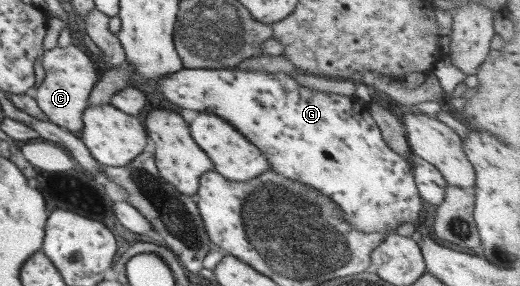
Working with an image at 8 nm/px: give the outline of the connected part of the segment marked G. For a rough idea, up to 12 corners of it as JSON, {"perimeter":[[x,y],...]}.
{"perimeter":[[183,68],[148,89],[229,122],[363,233],[425,207],[368,103],[291,73]]}

